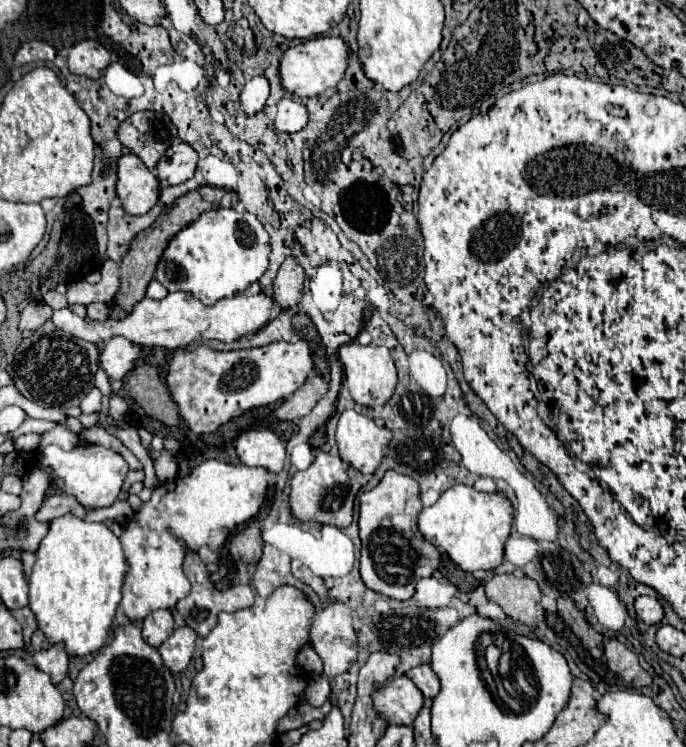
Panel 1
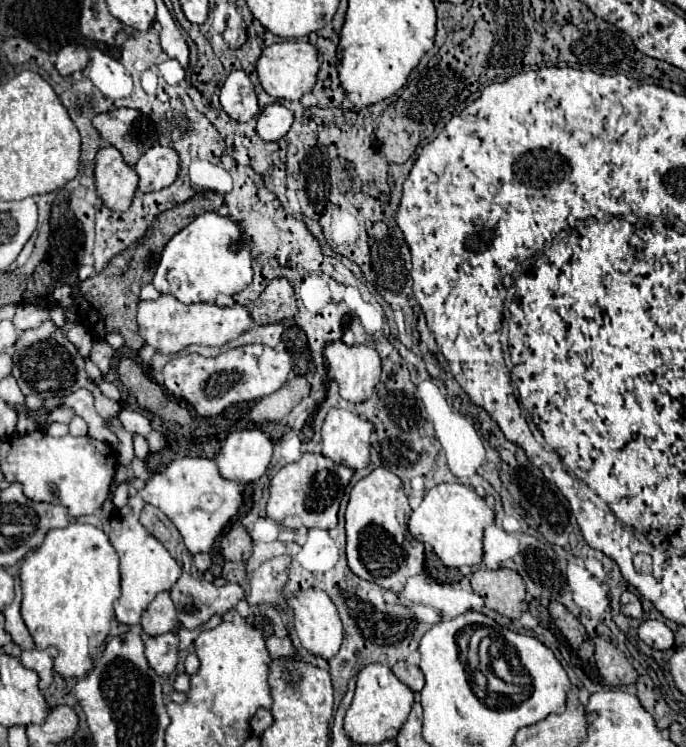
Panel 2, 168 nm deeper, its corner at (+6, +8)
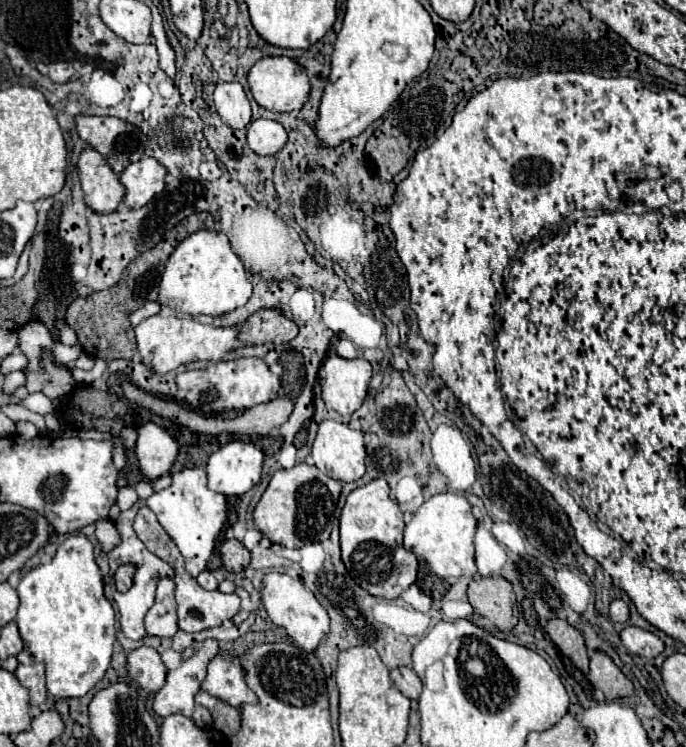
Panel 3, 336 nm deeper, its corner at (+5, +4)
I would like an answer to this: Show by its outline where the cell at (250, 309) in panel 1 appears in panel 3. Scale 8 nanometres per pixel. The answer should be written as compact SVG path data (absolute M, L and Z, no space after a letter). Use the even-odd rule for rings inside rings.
M152 315L144 319L140 325L136 325L134 333L136 333L138 351L142 355L142 363L148 369L152 369L156 375L166 375L190 361L220 361L228 351L234 351L238 347L238 337L234 327L202 325L192 317Z

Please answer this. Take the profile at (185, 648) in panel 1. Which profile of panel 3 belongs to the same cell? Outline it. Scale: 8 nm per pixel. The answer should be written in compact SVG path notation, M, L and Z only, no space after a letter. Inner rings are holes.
M140 647L130 651L126 659L126 671L128 679L148 693L160 691L166 681L166 669L160 661L158 651L152 647Z

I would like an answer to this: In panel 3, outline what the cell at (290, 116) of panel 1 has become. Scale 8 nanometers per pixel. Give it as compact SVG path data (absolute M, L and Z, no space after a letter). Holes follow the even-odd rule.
M256 119L248 127L248 147L256 155L276 155L286 145L286 129L278 121Z

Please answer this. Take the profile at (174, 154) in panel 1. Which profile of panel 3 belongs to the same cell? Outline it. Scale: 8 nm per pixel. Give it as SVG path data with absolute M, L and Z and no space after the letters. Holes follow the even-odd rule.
M144 155L140 161L128 165L120 175L120 183L126 189L124 203L130 209L144 207L154 195L158 195L166 187L164 177L166 169L154 157Z

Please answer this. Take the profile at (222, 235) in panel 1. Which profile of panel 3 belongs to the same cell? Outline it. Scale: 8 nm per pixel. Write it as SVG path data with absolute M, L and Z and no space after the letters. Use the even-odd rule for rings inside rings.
M196 231L186 237L170 255L160 281L160 305L182 315L220 317L242 305L252 295L252 285L246 277L242 261L230 249L224 233Z

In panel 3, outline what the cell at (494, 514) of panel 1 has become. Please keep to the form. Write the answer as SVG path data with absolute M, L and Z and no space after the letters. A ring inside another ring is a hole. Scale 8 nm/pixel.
M440 493L430 497L404 529L404 547L424 559L432 573L442 579L474 577L474 533L476 519L470 503L460 493Z

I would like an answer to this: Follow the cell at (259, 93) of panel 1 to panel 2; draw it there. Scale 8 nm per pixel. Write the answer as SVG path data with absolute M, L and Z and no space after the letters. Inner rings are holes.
M245 71L229 73L227 81L221 87L221 107L235 121L249 121L257 117L257 95Z

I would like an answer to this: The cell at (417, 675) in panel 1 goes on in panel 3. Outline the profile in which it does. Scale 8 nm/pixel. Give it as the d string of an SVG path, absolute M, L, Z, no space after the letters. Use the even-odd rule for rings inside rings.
M400 667L400 669L392 669L390 671L392 681L396 683L396 687L400 689L402 695L406 695L408 699L418 699L422 693L422 683L418 679L418 675L410 669L410 667Z

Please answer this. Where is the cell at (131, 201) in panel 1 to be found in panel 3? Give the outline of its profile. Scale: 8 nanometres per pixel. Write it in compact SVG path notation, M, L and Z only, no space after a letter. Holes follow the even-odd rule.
M86 147L78 157L78 173L84 191L84 203L96 213L112 213L124 199L124 187L118 183L112 167L94 151Z

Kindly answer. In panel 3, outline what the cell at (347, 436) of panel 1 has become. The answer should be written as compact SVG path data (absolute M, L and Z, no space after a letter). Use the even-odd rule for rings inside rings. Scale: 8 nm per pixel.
M324 421L318 427L312 453L314 465L336 481L358 481L364 471L364 435L338 421Z

